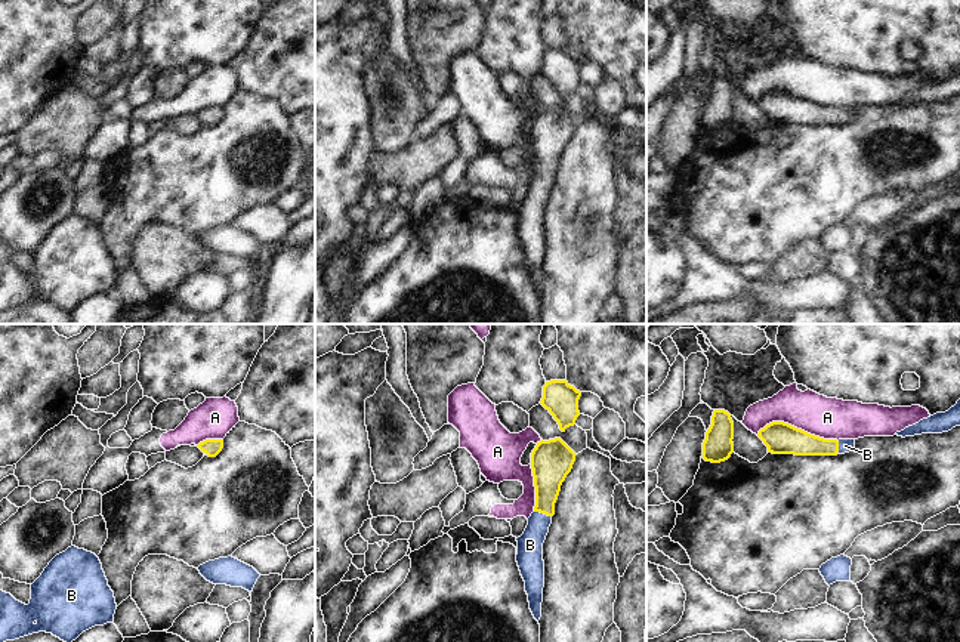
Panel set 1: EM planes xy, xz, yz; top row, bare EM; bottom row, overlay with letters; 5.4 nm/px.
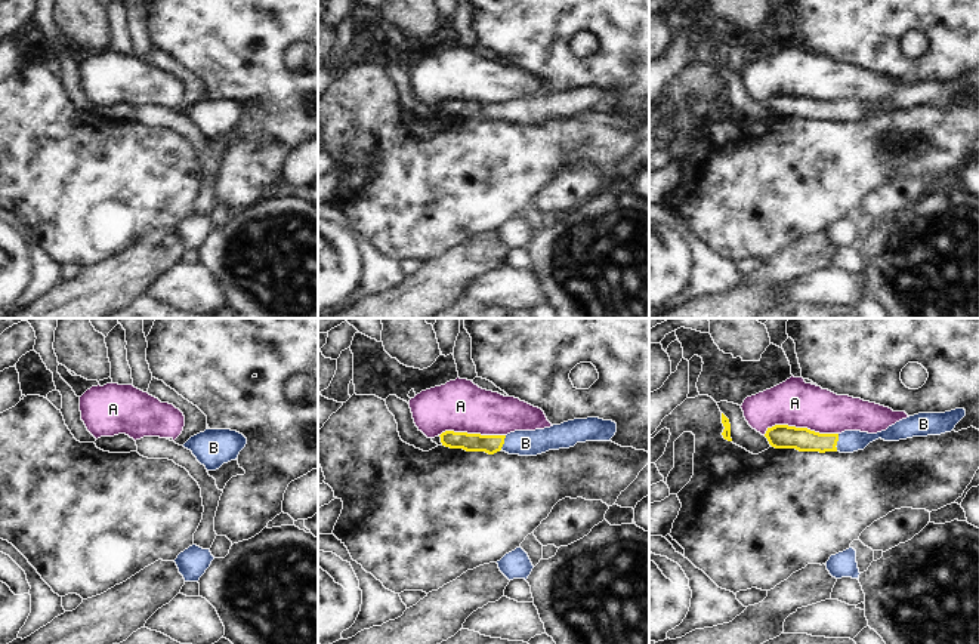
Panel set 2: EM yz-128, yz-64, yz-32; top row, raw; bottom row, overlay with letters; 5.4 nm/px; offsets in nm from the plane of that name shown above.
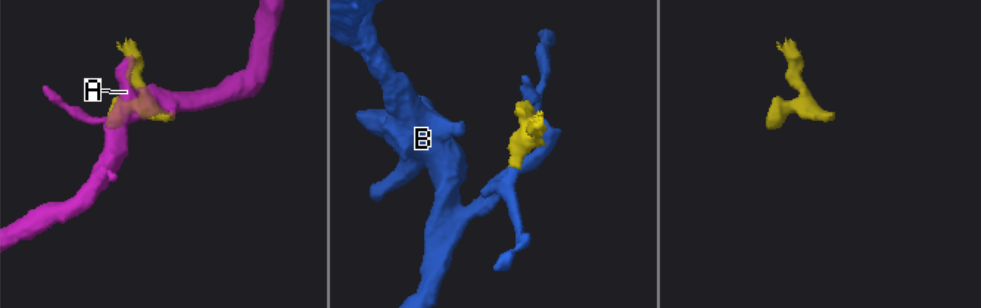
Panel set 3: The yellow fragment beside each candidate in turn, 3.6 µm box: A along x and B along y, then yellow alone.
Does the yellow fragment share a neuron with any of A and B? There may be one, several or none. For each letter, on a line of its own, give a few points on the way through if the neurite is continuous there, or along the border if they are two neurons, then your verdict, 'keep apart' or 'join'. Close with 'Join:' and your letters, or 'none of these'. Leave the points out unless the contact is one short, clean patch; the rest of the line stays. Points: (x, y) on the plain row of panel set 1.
A: keep apart
B: way xz (551, 136), (543, 181), (530, 213); join
Join: B

